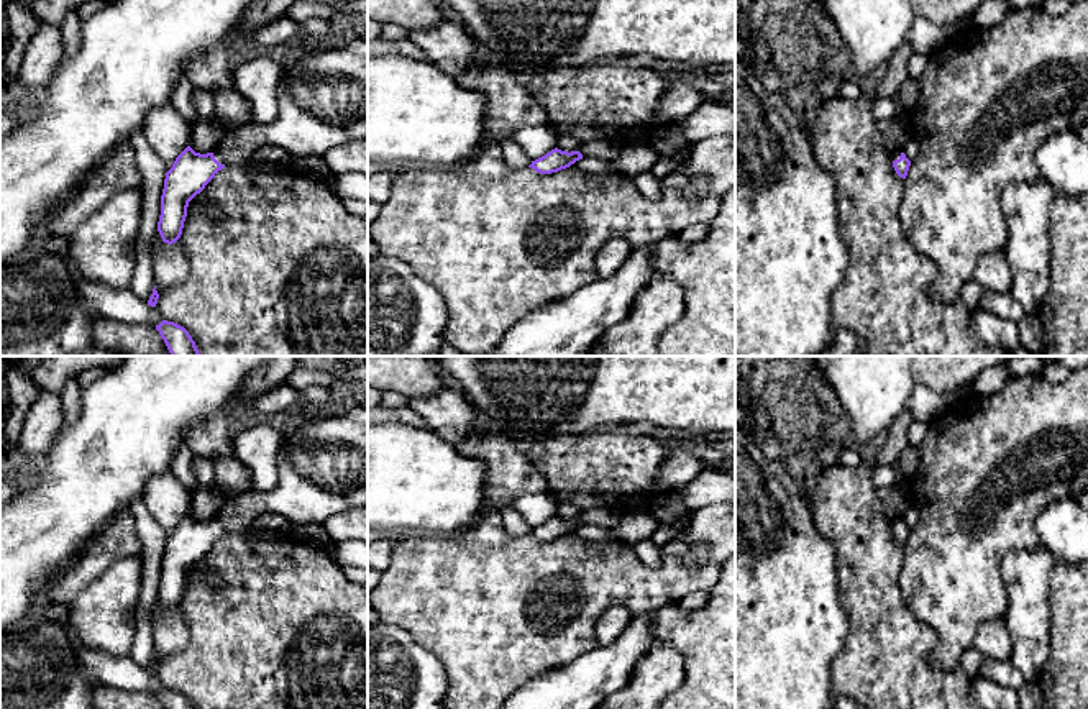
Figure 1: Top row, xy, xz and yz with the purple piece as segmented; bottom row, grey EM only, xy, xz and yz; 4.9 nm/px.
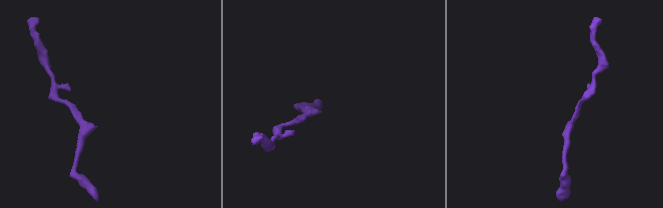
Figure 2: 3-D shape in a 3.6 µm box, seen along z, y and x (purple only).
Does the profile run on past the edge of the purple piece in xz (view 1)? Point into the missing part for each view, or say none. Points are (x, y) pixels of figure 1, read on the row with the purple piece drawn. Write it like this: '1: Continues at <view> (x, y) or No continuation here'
1: Continues at xz (601, 150)

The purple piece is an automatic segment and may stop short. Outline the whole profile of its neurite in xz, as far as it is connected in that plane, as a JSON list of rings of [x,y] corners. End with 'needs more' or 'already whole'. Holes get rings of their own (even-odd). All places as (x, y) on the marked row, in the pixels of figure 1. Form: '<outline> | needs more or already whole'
[[[615,141],[583,143],[578,151],[571,151],[571,153],[555,148],[545,156],[532,161],[528,167],[535,169],[540,174],[551,174],[551,172],[558,172],[561,169],[569,167],[571,164],[574,164],[576,161],[583,158],[596,158],[601,161],[615,159],[622,149],[624,149],[624,144]]] | needs more

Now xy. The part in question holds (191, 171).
[[[368,36],[341,38],[315,44],[300,61],[284,66],[276,87],[277,117],[267,123],[249,121],[225,130],[213,153],[200,154],[187,146],[166,172],[161,195],[158,231],[164,243],[176,243],[184,228],[189,202],[200,194],[218,171],[230,164],[246,162],[256,149],[272,144],[290,159],[320,156],[345,143],[368,140]]] | needs more

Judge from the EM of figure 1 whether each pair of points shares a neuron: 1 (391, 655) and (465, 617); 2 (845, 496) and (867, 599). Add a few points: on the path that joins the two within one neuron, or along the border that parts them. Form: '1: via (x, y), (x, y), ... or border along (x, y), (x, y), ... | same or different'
1: border along (384, 621), (401, 626), (443, 667) | different
2: via (855, 522), (867, 540), (867, 573) | same

